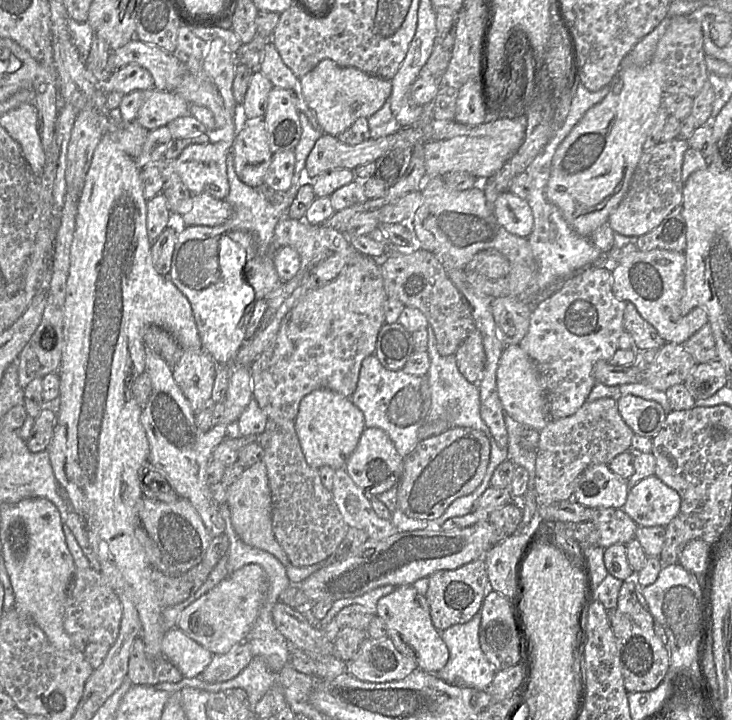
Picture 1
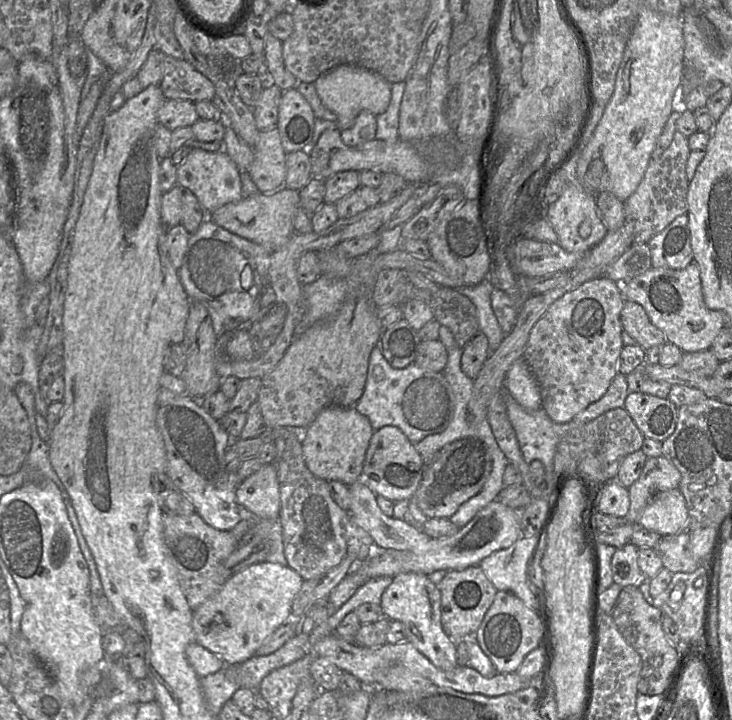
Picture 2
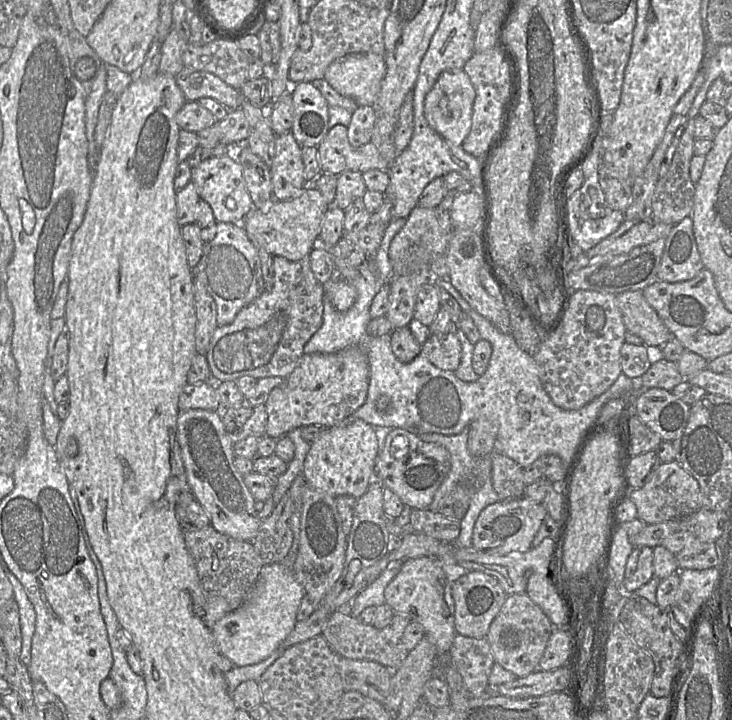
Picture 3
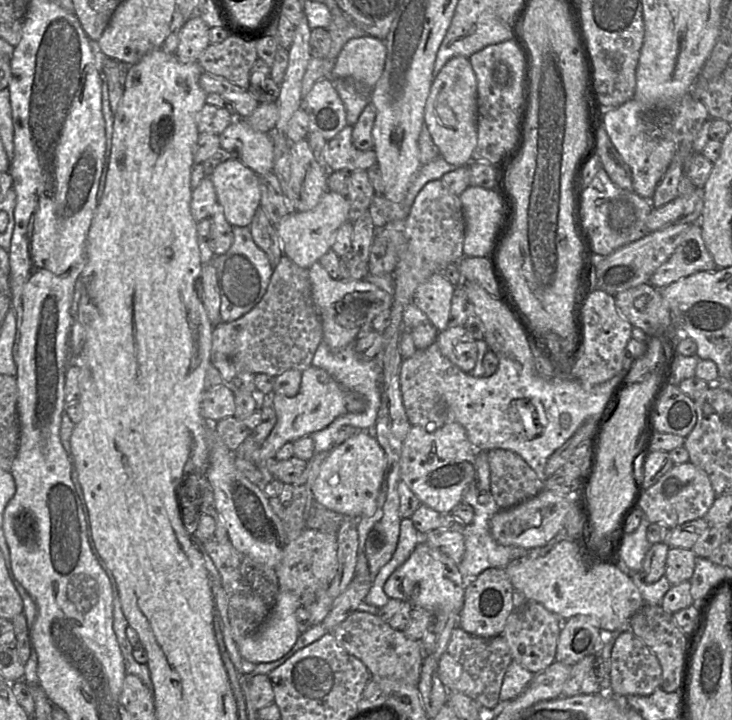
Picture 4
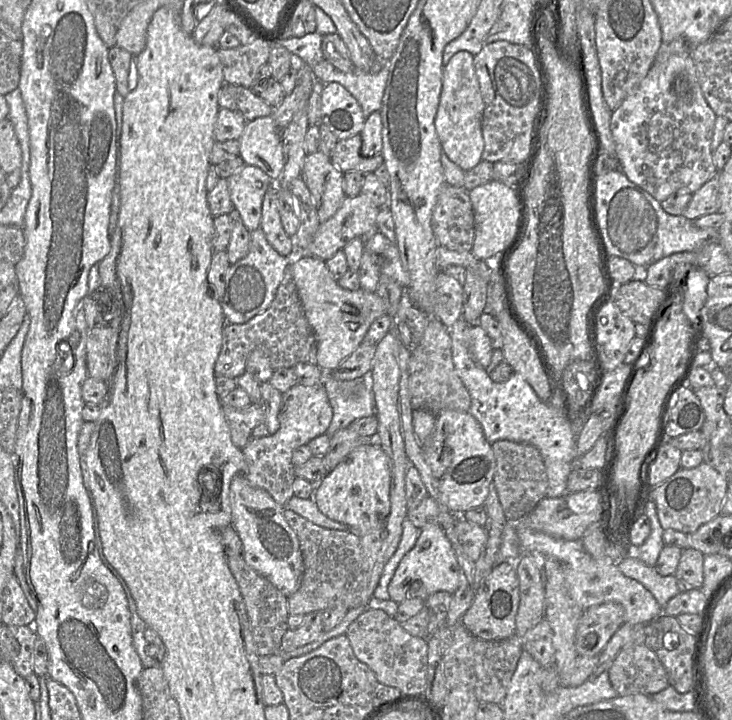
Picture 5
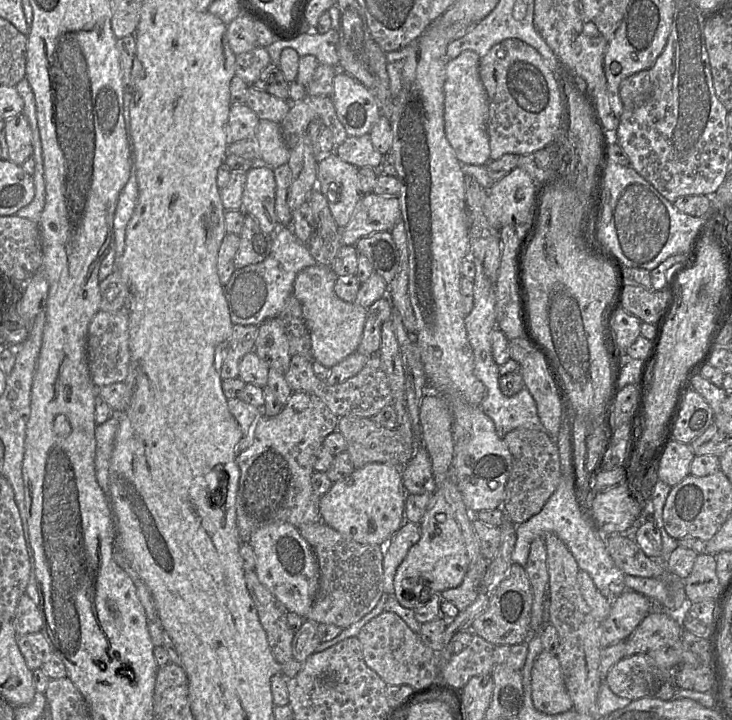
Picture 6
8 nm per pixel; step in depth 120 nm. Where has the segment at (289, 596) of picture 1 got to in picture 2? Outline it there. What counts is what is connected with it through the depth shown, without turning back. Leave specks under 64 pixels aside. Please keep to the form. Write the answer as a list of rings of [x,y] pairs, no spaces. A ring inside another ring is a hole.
[[[498,501],[482,508],[463,528],[451,536],[430,538],[419,551],[398,551],[377,548],[362,564],[367,579],[394,578],[400,573],[417,572],[429,575],[438,570],[461,571],[479,563],[494,552],[506,549],[523,537],[519,512]]]

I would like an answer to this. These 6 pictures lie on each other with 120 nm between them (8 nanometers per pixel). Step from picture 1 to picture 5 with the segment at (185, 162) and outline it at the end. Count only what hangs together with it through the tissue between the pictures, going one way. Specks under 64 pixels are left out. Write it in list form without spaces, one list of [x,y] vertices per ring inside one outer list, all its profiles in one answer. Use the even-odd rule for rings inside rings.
[[[245,165],[239,172],[226,178],[234,209],[244,226],[251,232],[260,228],[262,202],[272,180],[260,168]]]

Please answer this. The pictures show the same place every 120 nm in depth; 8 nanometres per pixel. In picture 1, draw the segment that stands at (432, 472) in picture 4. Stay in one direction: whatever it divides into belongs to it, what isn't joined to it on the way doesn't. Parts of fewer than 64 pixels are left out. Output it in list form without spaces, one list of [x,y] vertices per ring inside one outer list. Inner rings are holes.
[[[365,428],[355,450],[347,459],[344,470],[370,499],[396,487],[402,475],[403,460],[385,431],[379,428]]]

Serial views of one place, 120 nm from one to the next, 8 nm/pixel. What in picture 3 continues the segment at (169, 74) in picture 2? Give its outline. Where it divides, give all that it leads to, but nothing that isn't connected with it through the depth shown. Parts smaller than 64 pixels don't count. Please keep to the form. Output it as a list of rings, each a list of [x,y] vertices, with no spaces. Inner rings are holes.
[[[184,66],[183,69],[175,75],[175,80],[186,101],[212,98],[228,109],[236,110],[240,108],[244,100],[239,90],[229,86],[209,72]]]

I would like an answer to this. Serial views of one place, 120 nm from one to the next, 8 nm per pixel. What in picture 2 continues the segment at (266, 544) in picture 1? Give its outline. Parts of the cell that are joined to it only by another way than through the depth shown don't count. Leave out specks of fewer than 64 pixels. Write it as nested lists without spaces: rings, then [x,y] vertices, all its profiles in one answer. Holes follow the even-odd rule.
[[[263,464],[256,473],[240,482],[235,493],[240,507],[260,519],[279,518],[280,488],[275,464]]]

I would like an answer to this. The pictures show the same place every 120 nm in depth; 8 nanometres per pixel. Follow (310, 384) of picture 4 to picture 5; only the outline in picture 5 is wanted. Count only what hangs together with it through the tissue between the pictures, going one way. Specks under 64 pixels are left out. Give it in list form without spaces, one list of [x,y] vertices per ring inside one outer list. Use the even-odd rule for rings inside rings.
[[[323,384],[293,386],[282,393],[282,402],[279,412],[279,429],[272,435],[261,438],[250,438],[241,449],[246,468],[242,474],[250,485],[267,491],[274,501],[283,509],[294,496],[293,482],[295,466],[292,463],[292,454],[300,446],[307,445],[312,439],[325,434],[332,420],[332,408]]]

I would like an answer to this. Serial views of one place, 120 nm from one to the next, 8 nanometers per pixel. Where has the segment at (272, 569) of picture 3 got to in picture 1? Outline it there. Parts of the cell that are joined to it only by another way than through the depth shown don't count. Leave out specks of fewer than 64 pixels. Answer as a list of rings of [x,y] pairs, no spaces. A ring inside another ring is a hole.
[[[248,564],[229,574],[218,586],[186,607],[178,618],[177,627],[213,654],[227,653],[235,645],[246,641],[263,603],[266,588],[265,571],[258,564]]]

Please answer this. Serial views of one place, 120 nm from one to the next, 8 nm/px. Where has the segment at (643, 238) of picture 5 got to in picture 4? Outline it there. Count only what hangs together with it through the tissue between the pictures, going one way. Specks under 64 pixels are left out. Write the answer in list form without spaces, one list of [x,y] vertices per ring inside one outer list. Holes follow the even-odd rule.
[[[602,168],[579,196],[579,222],[584,232],[588,252],[608,256],[615,250],[637,241],[649,233],[647,219],[653,209],[647,200],[635,191],[616,186]]]

